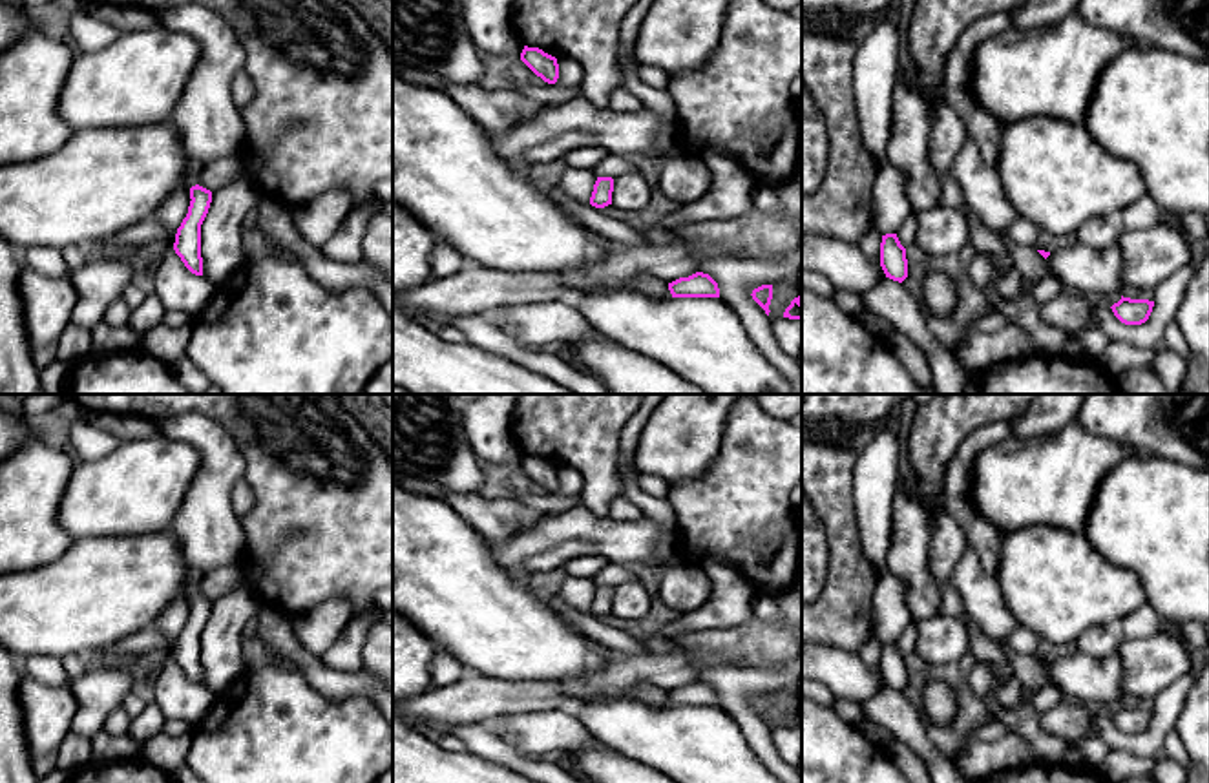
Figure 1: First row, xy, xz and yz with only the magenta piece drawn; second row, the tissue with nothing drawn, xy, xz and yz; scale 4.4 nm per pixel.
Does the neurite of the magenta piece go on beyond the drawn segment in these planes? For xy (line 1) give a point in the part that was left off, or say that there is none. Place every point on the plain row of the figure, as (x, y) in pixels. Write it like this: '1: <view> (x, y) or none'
1: none

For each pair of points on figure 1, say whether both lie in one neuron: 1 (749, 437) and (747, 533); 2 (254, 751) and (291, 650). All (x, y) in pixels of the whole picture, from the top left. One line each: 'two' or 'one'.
1: one
2: two

